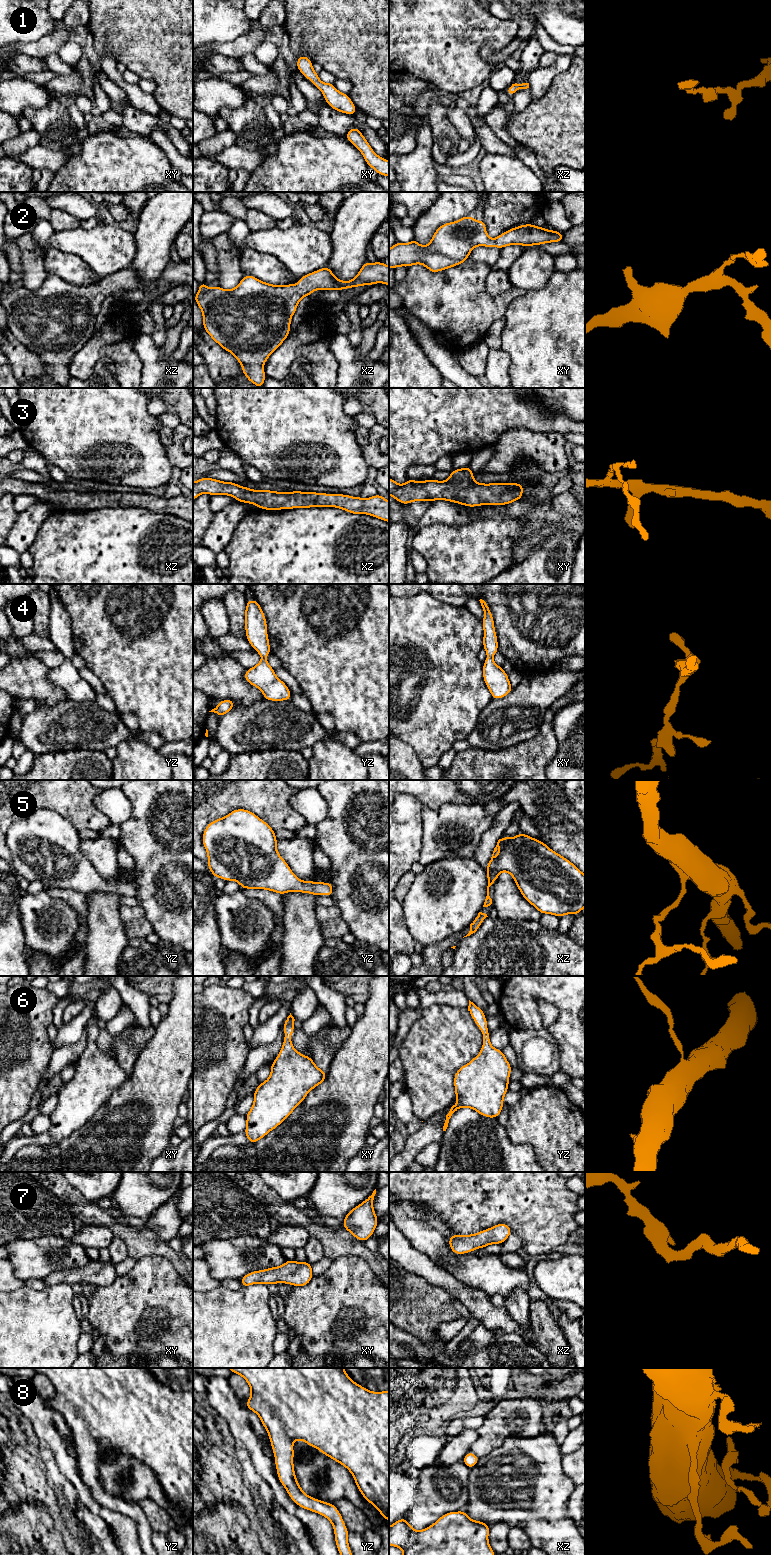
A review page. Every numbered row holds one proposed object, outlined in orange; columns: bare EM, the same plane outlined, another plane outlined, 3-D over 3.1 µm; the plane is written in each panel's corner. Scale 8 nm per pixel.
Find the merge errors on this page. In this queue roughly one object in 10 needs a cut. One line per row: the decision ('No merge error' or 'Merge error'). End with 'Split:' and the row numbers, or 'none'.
1: No merge error
2: No merge error
3: No merge error
4: No merge error
5: No merge error
6: No merge error
7: No merge error
8: No merge error
Split: none

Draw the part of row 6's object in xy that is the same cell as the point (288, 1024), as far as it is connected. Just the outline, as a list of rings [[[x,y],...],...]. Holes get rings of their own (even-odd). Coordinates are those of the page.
[[[290,1013],[283,1023],[284,1041],[278,1056],[270,1065],[271,1074],[265,1082],[258,1084],[253,1093],[254,1103],[246,1114],[247,1125],[244,1133],[249,1142],[254,1145],[258,1140],[278,1127],[304,1101],[309,1091],[320,1085],[327,1078],[328,1072],[319,1069],[312,1057],[303,1055],[295,1050],[291,1042],[291,1034],[295,1031],[294,1021],[295,1019]]]

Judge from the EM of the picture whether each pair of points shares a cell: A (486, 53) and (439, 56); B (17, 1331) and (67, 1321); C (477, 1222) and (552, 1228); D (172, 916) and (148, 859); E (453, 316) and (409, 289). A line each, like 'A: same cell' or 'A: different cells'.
A: different cells
B: same cell
C: same cell
D: same cell
E: same cell

